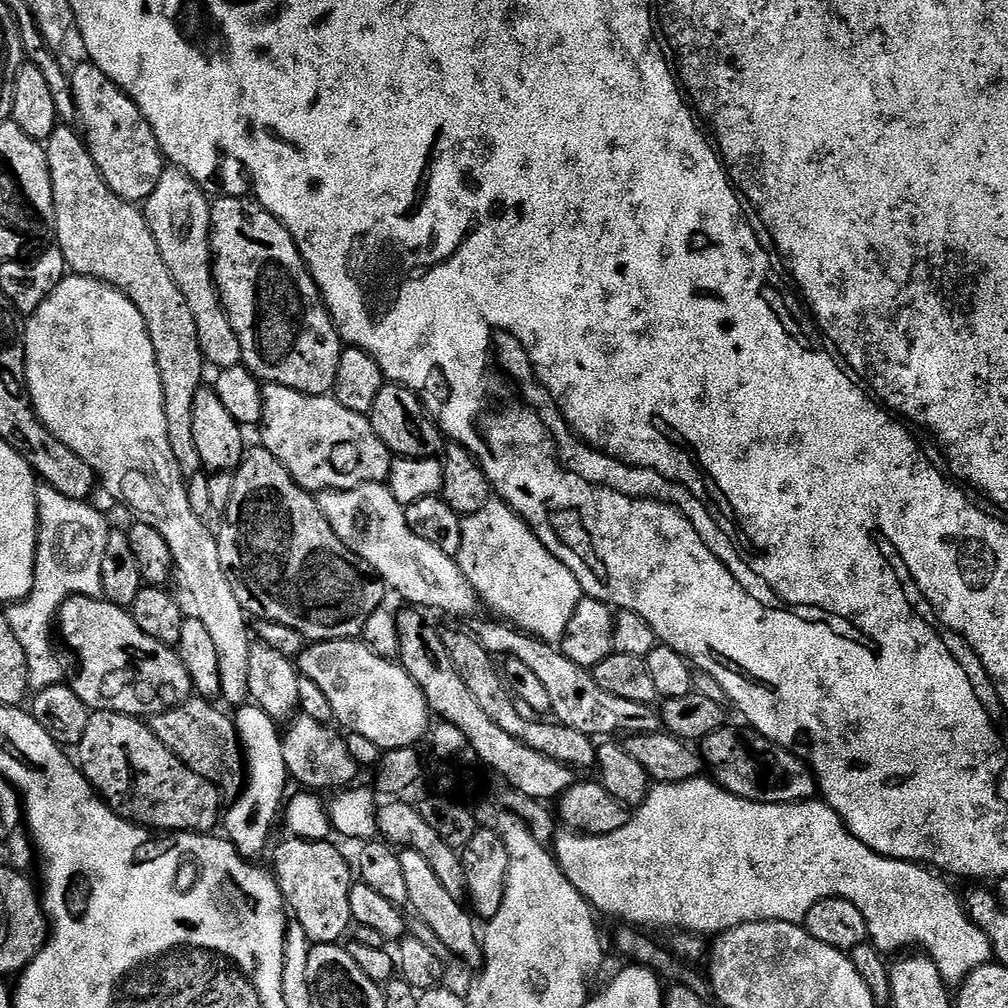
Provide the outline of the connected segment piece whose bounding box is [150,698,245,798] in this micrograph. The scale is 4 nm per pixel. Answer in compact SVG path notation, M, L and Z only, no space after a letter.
M189 698L178 708L151 717L152 733L194 774L216 785L225 797L236 798L245 786L245 754L231 715L219 712L215 703Z

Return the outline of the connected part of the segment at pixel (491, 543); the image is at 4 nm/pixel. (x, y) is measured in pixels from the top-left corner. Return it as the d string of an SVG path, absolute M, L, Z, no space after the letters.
M493 498L482 506L474 514L463 517L462 546L458 563L462 574L470 582L472 589L476 591L479 603L497 612L497 617L503 618L507 623L517 627L522 632L529 632L553 646L559 645L560 640L566 634L566 626L570 626L570 618L582 598L580 583L573 574L532 532L531 526L526 523L523 516L519 516L515 510L504 500Z

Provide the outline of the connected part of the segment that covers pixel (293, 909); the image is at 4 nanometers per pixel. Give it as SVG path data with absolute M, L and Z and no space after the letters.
M288 838L288 841L286 841L285 844L280 844L276 848L276 868L274 867L274 875L278 882L278 886L280 887L280 893L284 895L284 903L287 911L291 913L296 922L301 924L312 944L335 944L344 940L342 938L347 934L348 927L350 927L350 932L350 929L354 924L352 911L350 910L350 894L352 893L352 886L354 883L354 868L353 865L352 868L348 865L347 858L344 857L334 845L332 845L332 842L329 842L328 840L302 840L299 838Z

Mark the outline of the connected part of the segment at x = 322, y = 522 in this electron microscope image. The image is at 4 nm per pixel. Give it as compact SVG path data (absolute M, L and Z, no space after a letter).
M256 446L256 448L249 447L244 454L244 460L240 463L240 467L236 469L234 473L235 480L233 482L233 493L230 494L229 506L227 511L223 513L222 519L224 519L224 525L221 526L220 532L218 528L218 539L216 541L216 545L218 546L218 554L220 555L220 561L222 562L222 570L226 574L226 578L230 582L230 586L233 590L235 590L236 595L241 598L246 598L248 596L247 603L250 605L252 603L252 608L259 614L263 619L269 620L272 623L281 623L282 626L288 626L292 630L298 631L298 633L304 636L305 641L308 642L319 642L321 640L355 640L357 638L363 637L364 627L366 626L367 620L370 618L370 614L374 614L374 610L376 608L381 607L385 603L384 601L384 592L386 593L386 585L383 580L381 580L378 573L374 571L374 569L370 566L370 562L366 562L362 558L358 558L358 554L354 554L346 547L346 545L340 541L338 538L338 534L334 534L334 526L330 526L330 522L326 522L326 514L322 514L322 510L320 509L319 499L313 493L308 492L304 488L300 488L295 482L294 478L291 474L288 473L284 468L284 463L280 461L278 458L274 458L274 454L270 454L270 450L266 450L262 446Z

